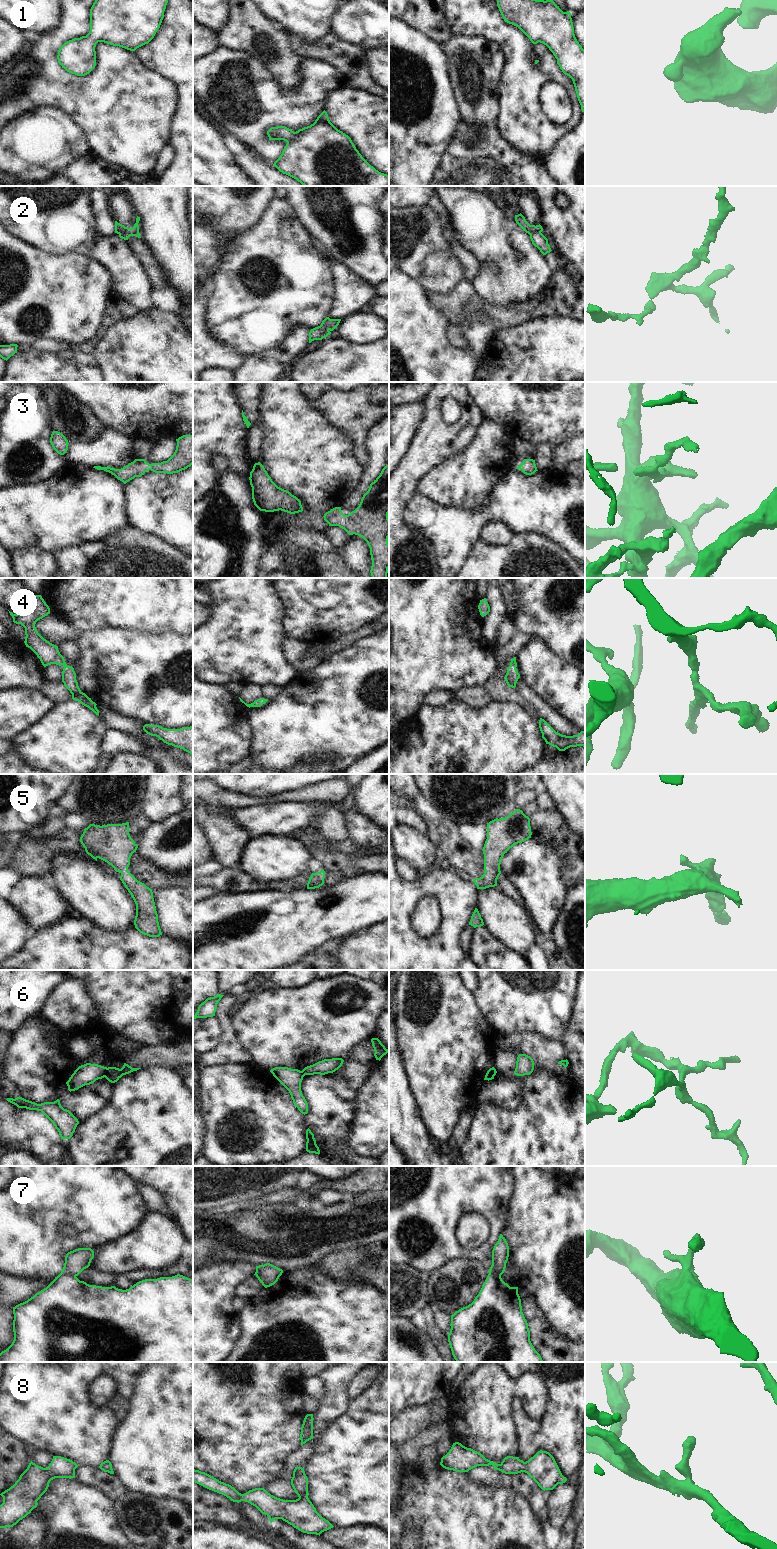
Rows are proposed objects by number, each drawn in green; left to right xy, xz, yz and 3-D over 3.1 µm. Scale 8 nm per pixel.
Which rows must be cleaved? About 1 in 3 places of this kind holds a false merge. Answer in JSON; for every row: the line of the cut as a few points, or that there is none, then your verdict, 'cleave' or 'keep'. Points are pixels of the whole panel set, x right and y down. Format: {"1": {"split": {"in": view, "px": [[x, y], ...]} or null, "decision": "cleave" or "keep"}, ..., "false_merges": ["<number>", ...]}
{"1": {"split": null, "decision": "keep"}, "2": {"split": null, "decision": "keep"}, "3": {"split": null, "decision": "keep"}, "4": {"split": null, "decision": "keep"}, "5": {"split": null, "decision": "keep"}, "6": {"split": {"in": "xy", "px": [[107, 1068], [104, 1076]]}, "decision": "cleave"}, "7": {"split": {"in": "xy", "px": [[61, 1272], [75, 1277]]}, "decision": "cleave"}, "8": {"split": null, "decision": "keep"}, "false_merges": ["6", "7"]}

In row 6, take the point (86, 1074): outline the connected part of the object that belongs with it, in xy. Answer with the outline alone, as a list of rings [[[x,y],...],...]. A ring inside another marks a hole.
[[[86,1063],[81,1065],[66,1082],[68,1090],[71,1092],[78,1090],[85,1085],[90,1085],[96,1080],[104,1078],[106,1071],[107,1067],[98,1064]]]

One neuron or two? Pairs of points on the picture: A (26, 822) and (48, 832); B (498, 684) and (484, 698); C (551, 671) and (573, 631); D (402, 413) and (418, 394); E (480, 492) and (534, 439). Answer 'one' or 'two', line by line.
A: two
B: two
C: two
D: two
E: two

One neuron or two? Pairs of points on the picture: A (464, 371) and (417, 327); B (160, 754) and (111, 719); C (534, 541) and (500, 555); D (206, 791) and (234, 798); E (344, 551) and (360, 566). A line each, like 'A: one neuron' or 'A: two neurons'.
A: one neuron
B: one neuron
C: one neuron
D: one neuron
E: one neuron

